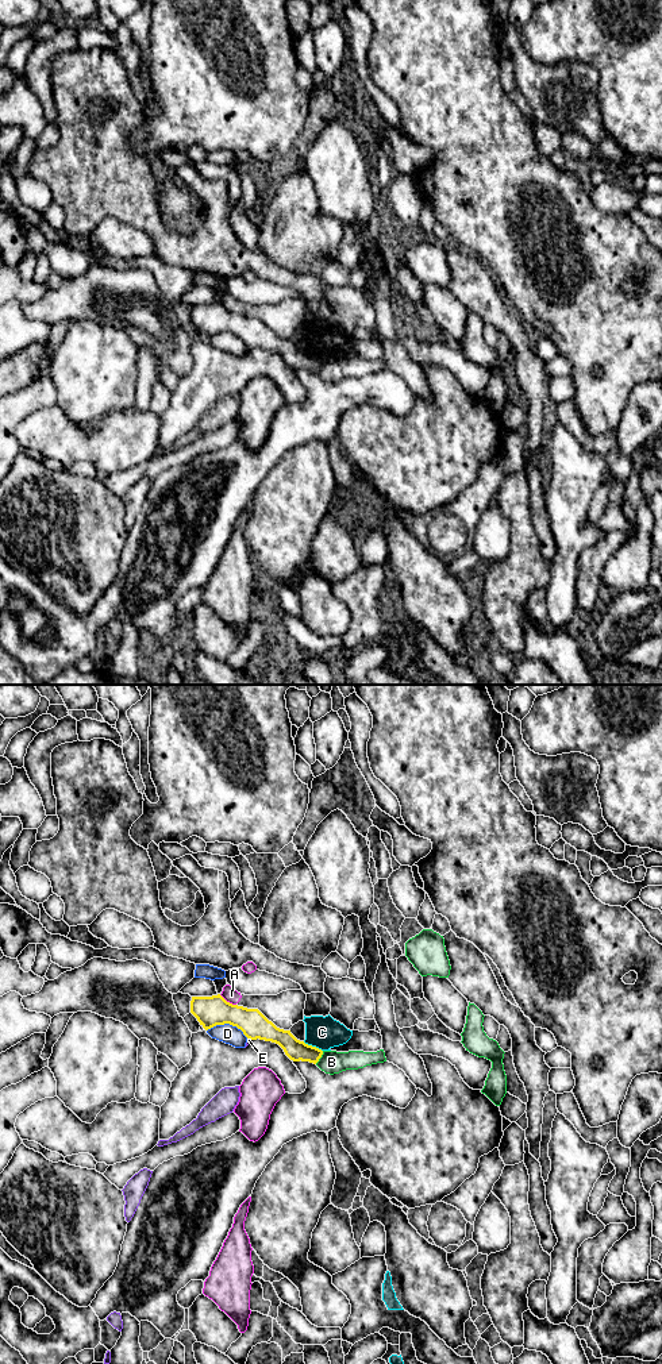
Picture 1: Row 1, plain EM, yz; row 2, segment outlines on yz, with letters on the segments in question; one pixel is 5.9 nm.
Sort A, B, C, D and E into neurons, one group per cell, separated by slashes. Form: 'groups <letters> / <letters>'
groups A B / C / D / E

